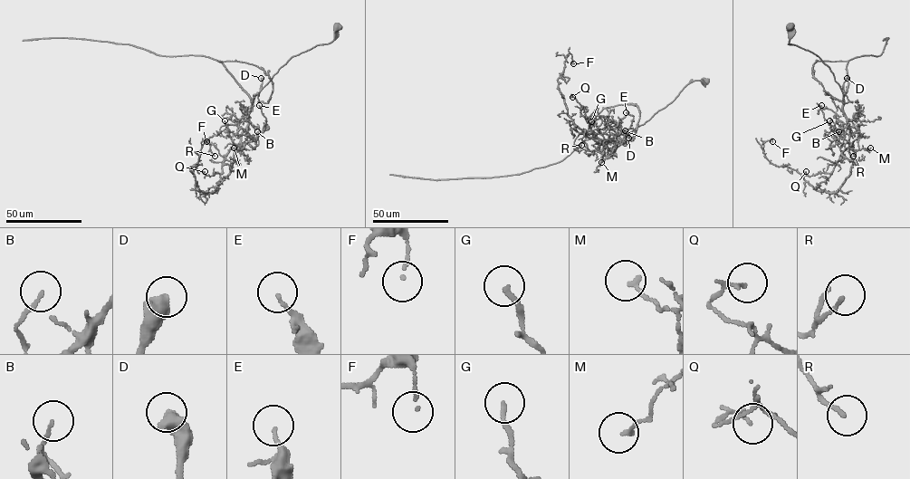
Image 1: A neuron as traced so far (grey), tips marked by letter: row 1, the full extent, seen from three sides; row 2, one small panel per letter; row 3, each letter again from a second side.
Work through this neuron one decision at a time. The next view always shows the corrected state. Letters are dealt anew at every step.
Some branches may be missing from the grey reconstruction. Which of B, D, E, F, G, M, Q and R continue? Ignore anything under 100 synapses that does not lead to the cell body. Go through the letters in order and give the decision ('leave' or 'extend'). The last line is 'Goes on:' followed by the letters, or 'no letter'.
B: leave
D: leave
E: leave
F: leave
G: leave
M: leave
Q: leave
R: leave
Goes on: no letter

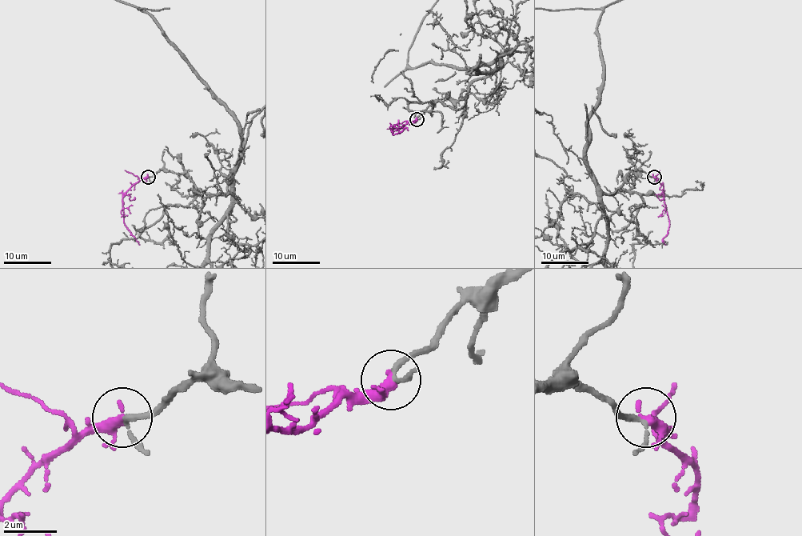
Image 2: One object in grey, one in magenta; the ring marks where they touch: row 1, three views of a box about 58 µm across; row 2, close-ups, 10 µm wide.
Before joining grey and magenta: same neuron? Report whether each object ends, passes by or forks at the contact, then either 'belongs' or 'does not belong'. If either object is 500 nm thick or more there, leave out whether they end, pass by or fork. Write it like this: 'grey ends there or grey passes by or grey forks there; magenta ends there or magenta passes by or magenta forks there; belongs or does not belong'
grey passes by; magenta passes by; belongs

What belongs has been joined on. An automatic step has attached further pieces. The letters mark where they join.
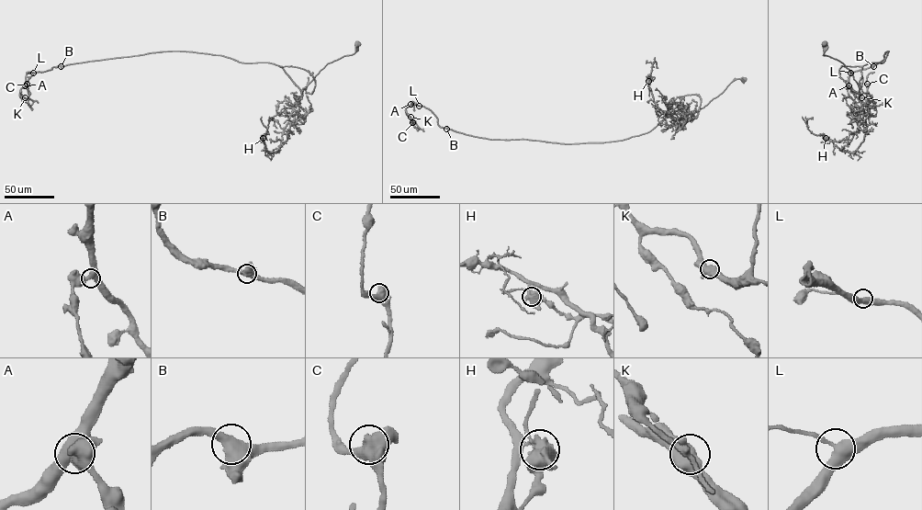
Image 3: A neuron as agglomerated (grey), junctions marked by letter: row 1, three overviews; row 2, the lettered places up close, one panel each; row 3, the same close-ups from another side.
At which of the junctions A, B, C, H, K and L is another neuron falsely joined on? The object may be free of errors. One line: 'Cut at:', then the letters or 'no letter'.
Cut at: H

